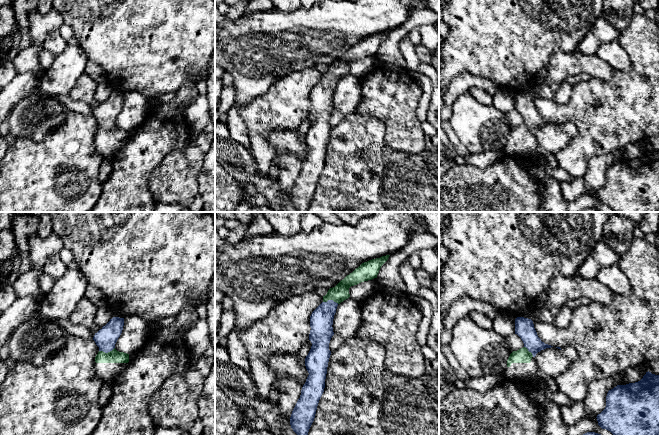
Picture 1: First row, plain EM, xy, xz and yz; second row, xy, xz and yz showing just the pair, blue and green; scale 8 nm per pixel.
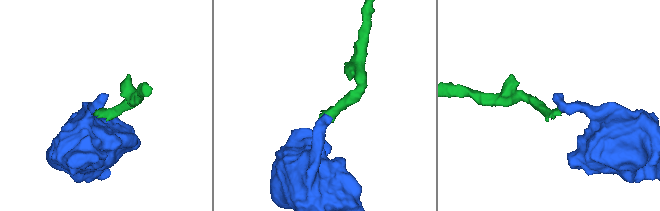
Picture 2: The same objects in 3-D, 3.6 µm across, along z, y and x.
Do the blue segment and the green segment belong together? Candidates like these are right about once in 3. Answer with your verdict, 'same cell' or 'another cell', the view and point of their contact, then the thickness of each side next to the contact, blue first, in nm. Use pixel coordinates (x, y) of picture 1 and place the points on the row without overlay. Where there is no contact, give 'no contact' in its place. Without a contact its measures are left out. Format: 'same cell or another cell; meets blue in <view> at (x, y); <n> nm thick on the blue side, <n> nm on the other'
same cell; meets blue in xy at (106, 128); 170 nm thick on the blue side, 110 nm on the other

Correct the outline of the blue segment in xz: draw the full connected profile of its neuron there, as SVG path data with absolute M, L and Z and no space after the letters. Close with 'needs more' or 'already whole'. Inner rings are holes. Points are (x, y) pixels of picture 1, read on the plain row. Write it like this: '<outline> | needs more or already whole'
M389 32L362 39L335 63L330 64L323 72L323 78L312 88L309 110L312 122L305 134L305 142L309 151L290 193L291 204L298 212L308 212L319 176L324 168L331 131L329 119L334 111L332 101L337 82L350 73L349 64L351 62L377 54L381 42Z | needs more

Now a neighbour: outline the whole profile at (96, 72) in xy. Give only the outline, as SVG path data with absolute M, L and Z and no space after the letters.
M88 61L84 73L89 75L97 84L106 82L107 74L97 63Z

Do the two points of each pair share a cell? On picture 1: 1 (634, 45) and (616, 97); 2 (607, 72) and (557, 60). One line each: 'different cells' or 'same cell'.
1: same cell
2: same cell

